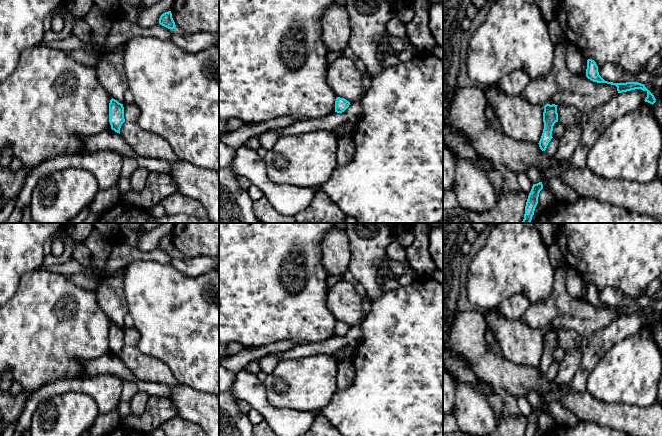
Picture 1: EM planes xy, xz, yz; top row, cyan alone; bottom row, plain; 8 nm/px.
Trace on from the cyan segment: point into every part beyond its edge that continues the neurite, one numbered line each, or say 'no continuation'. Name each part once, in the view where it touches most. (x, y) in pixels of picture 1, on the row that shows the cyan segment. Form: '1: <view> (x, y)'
no continuation

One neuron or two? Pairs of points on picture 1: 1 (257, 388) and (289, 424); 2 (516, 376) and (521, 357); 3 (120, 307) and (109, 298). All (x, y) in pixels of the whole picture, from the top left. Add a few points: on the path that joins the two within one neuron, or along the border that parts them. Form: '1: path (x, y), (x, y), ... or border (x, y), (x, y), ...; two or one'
1: path (257, 399), (278, 419); one
2: border (503, 357), (517, 365), (537, 368); two
3: path (117, 306), (112, 301); one

